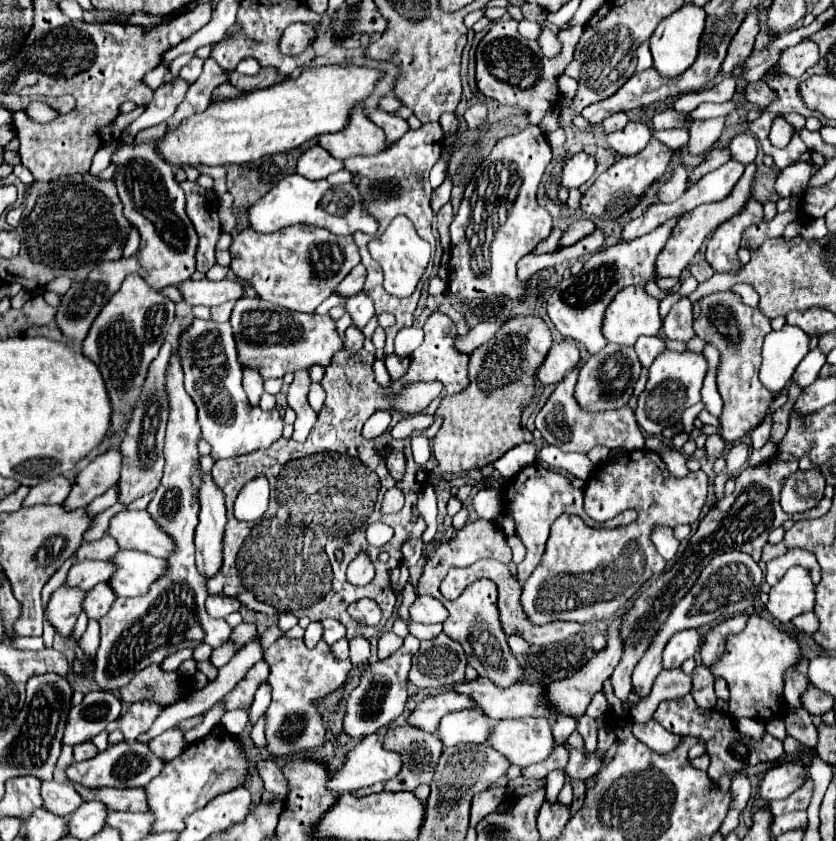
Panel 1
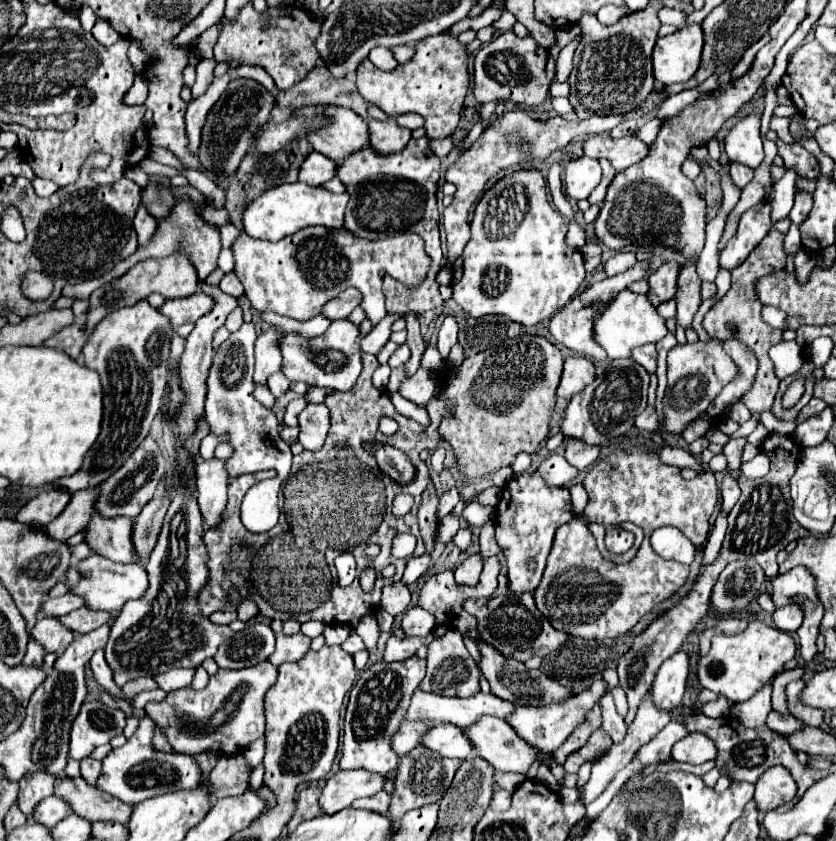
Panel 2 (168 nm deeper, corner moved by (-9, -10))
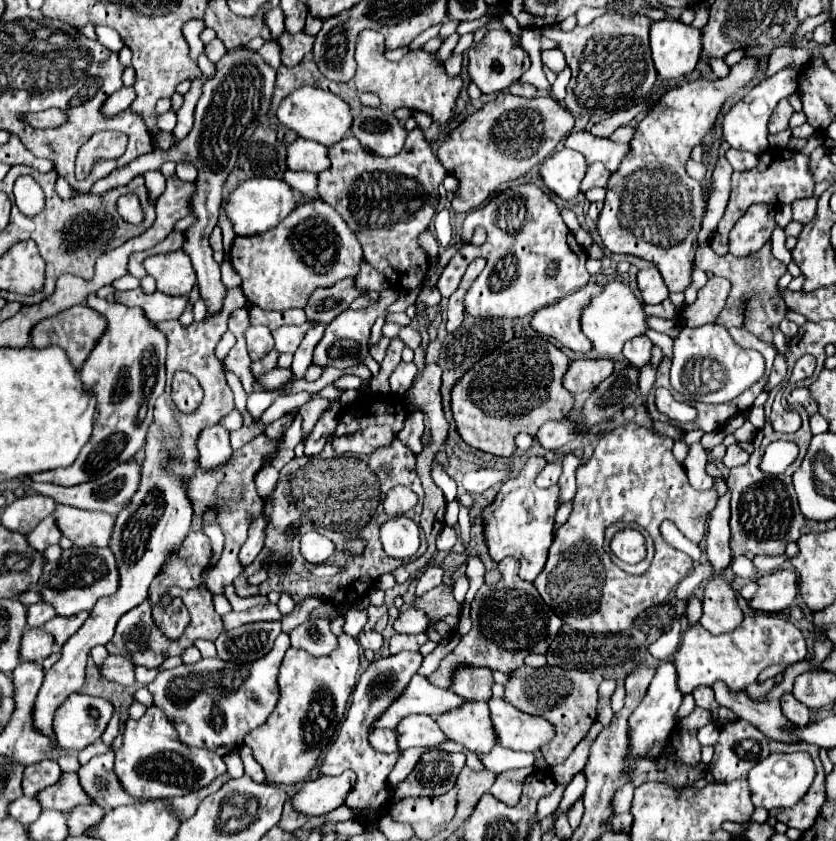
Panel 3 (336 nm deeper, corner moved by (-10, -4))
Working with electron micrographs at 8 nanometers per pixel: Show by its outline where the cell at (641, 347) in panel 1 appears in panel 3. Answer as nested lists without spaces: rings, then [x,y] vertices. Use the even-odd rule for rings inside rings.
[[[639,336],[635,340],[629,340],[625,346],[623,346],[623,356],[635,366],[635,368],[641,368],[645,366],[649,360],[651,360],[651,340],[647,336]]]

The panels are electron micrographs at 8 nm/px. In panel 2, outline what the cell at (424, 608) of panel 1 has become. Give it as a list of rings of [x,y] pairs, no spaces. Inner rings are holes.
[[[416,606],[404,612],[402,628],[408,636],[428,636],[436,630],[436,618],[430,612]]]

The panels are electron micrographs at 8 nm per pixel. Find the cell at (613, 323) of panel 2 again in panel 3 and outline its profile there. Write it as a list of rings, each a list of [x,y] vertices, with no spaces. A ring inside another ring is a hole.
[[[609,282],[603,286],[603,292],[589,300],[581,310],[581,330],[591,340],[593,350],[603,358],[613,358],[621,354],[621,348],[627,340],[641,336],[647,330],[643,304],[635,298],[633,290],[621,282]]]

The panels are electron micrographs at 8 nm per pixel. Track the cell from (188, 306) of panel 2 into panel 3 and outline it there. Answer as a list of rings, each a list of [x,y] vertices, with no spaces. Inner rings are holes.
[[[141,288],[115,292],[113,300],[125,306],[137,306],[151,320],[151,324],[159,324],[163,320],[175,320],[183,314],[187,306],[187,296],[165,296],[163,292],[145,294]]]

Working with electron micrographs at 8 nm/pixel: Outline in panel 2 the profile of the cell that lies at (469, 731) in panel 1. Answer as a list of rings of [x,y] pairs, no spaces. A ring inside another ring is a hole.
[[[450,722],[446,724],[438,724],[434,726],[424,738],[422,744],[430,750],[440,752],[446,758],[458,758],[458,760],[466,760],[466,758],[474,758],[474,746],[470,746],[470,738],[466,738],[466,734],[462,734],[460,726],[454,726]]]

